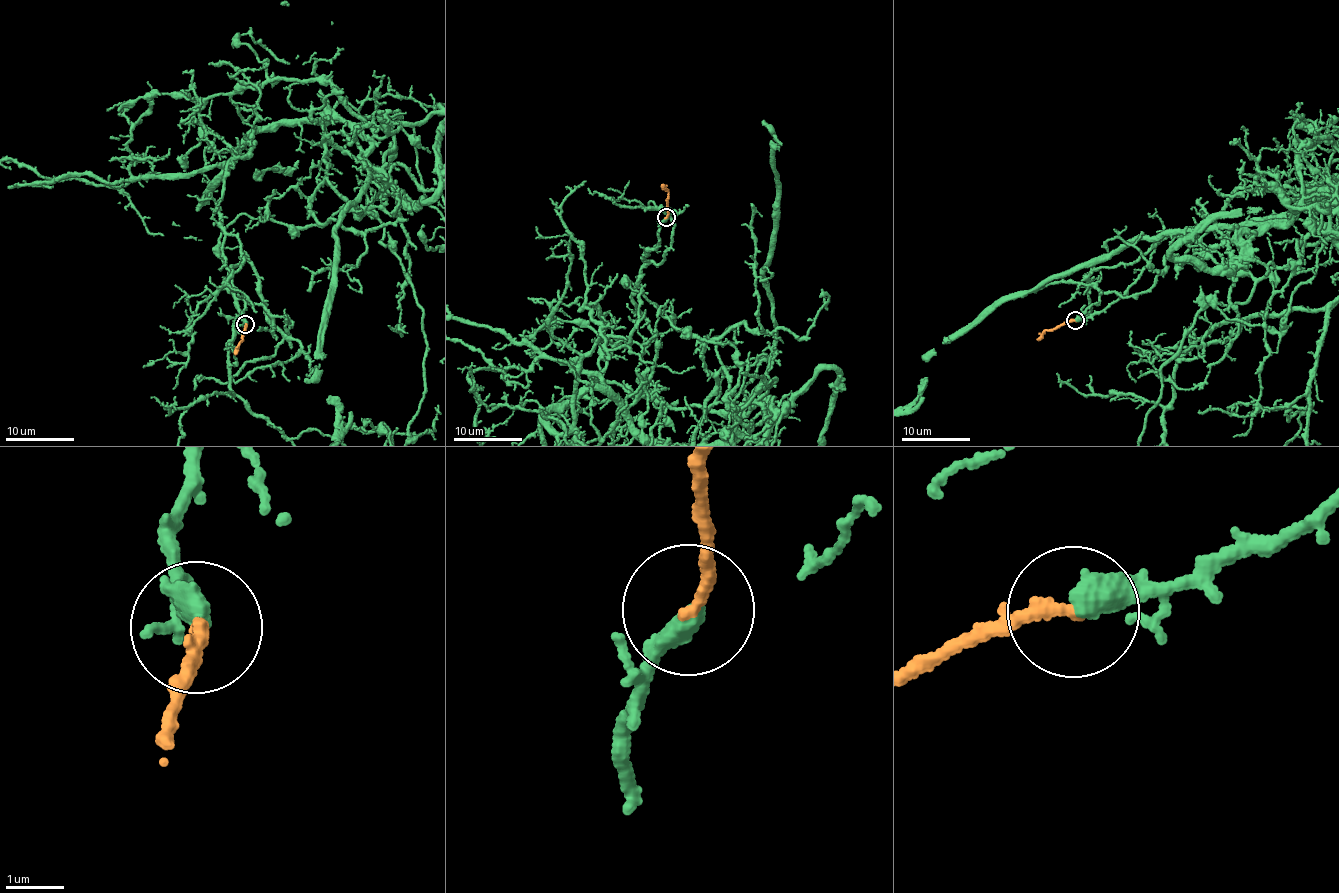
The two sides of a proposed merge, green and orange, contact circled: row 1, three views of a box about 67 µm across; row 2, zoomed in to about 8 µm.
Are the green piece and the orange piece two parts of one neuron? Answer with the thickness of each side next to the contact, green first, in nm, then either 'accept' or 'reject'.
calibres 440 and 220 nm; accept

